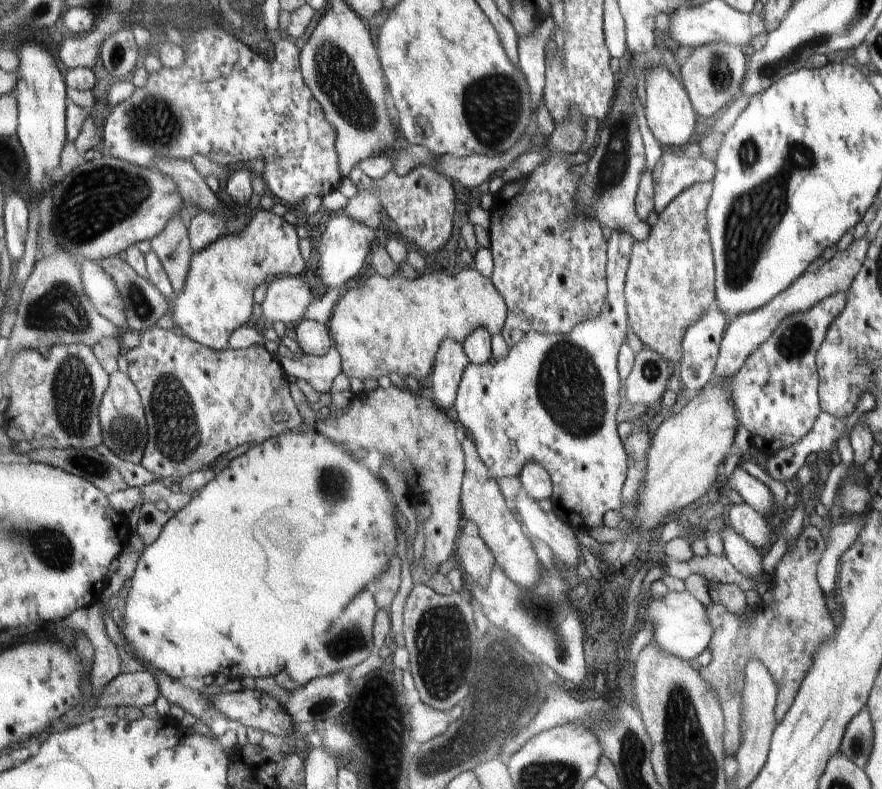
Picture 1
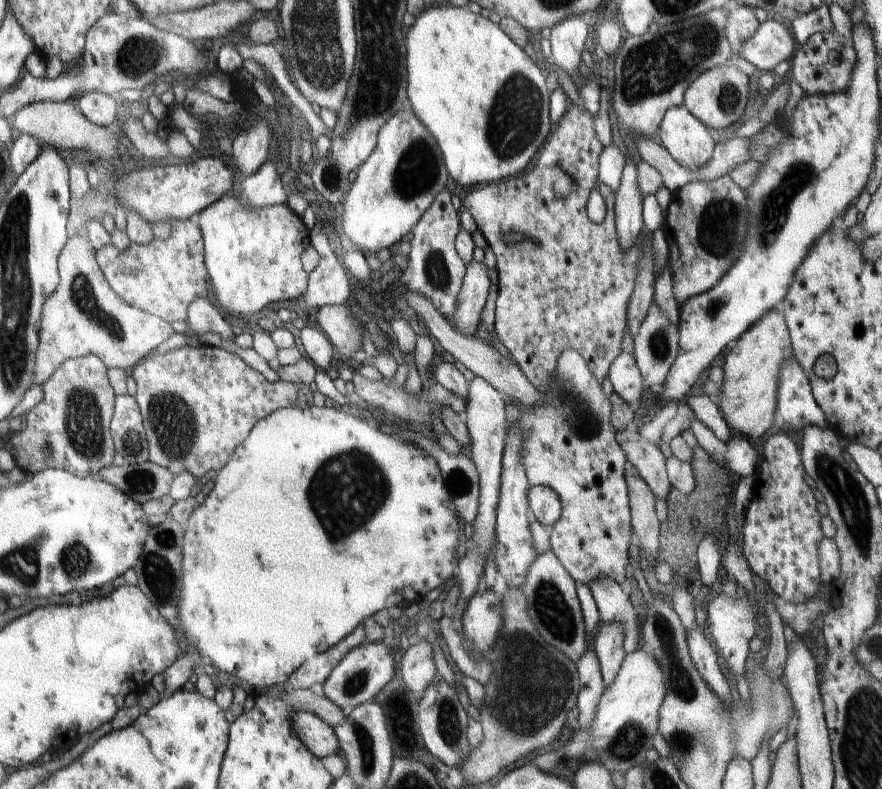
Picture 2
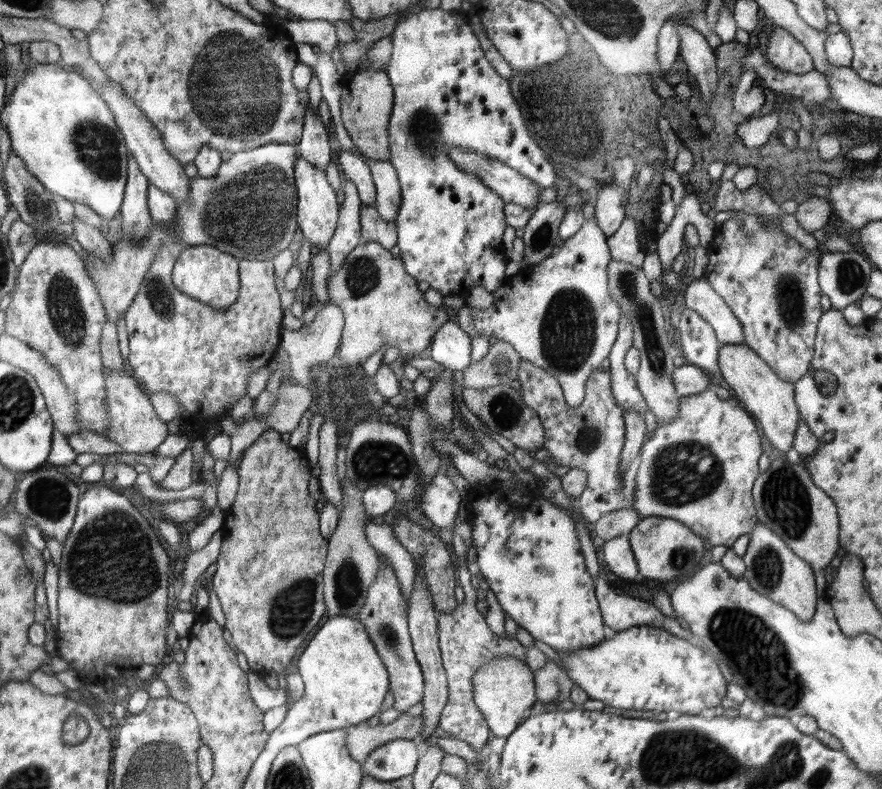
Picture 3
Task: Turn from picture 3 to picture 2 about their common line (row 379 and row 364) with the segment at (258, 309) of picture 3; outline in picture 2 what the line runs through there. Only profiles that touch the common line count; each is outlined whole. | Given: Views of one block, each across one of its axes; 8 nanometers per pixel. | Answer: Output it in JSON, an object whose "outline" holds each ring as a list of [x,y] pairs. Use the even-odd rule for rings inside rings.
{"outline":[[[204,344],[199,347],[187,345],[176,348],[164,355],[152,352],[138,362],[129,373],[137,384],[134,398],[143,418],[149,444],[149,460],[166,468],[174,476],[188,472],[197,479],[204,477],[210,470],[220,472],[226,466],[232,452],[248,438],[259,420],[275,410],[299,406],[298,384],[283,380],[268,382],[265,376],[256,372],[239,356]]]}

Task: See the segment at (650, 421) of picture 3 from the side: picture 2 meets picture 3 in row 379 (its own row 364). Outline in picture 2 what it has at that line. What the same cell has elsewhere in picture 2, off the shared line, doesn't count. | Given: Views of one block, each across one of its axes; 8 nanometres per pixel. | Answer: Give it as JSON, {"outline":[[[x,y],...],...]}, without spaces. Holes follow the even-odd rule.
{"outline":[[[620,353],[610,365],[608,378],[612,382],[613,392],[616,392],[634,411],[638,410],[645,383],[633,354]]]}

